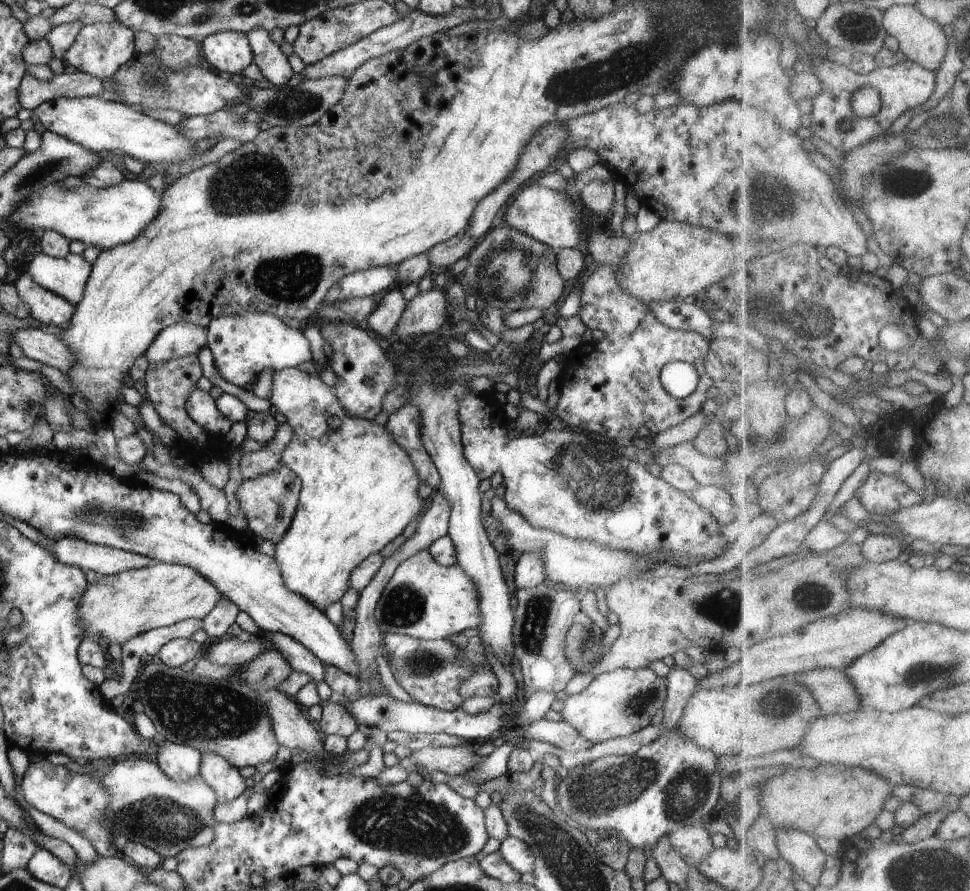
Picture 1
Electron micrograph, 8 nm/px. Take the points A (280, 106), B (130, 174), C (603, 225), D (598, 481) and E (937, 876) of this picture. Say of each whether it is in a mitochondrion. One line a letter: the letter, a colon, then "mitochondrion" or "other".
A: mitochondrion
B: other
C: other
D: mitochondrion
E: mitochondrion

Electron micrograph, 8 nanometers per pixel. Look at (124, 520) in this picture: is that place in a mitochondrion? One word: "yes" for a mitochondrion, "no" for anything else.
yes

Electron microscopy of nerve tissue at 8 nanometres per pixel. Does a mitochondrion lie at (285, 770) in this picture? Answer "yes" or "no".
no

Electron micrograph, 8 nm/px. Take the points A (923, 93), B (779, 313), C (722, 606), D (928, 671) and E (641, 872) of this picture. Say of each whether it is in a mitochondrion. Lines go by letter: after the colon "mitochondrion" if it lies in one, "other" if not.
A: other
B: mitochondrion
C: mitochondrion
D: mitochondrion
E: other

